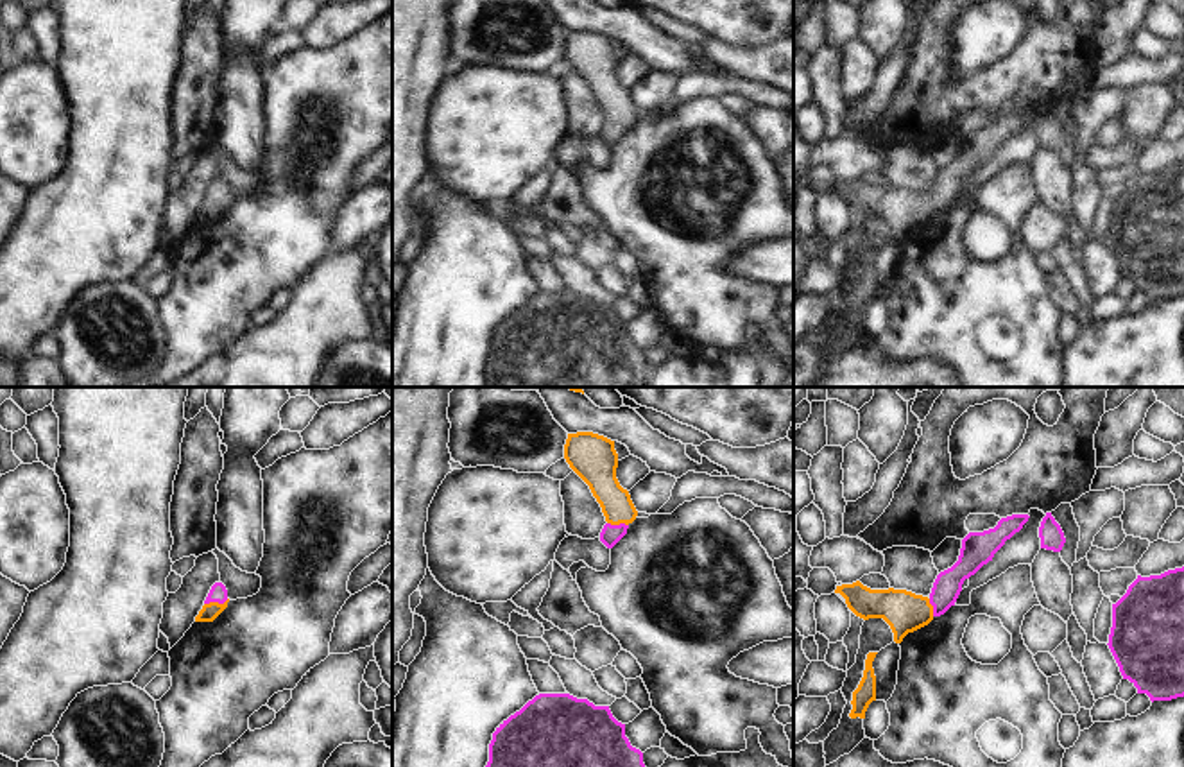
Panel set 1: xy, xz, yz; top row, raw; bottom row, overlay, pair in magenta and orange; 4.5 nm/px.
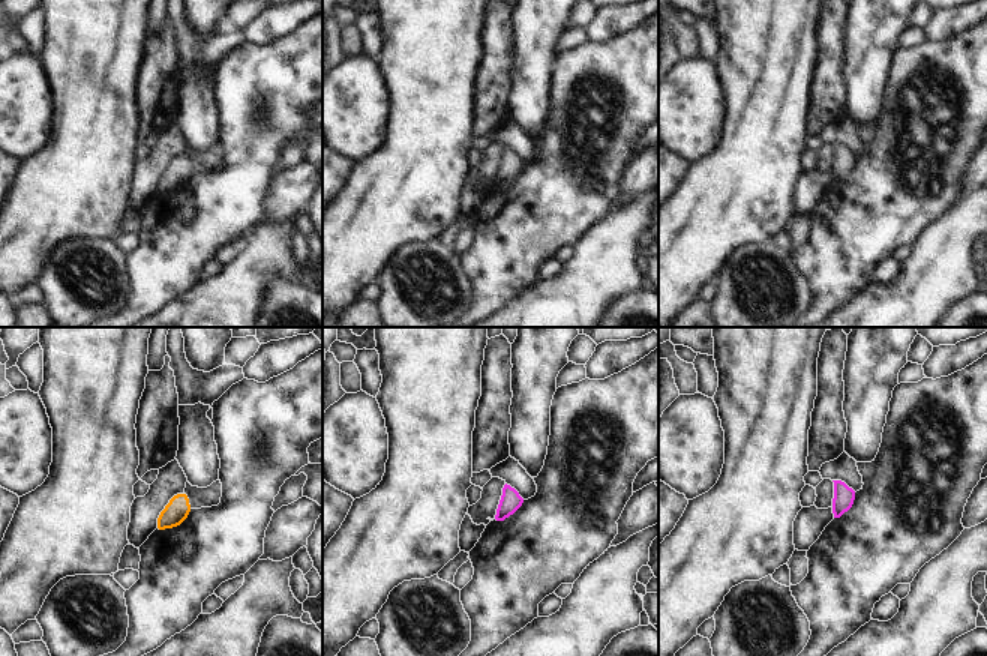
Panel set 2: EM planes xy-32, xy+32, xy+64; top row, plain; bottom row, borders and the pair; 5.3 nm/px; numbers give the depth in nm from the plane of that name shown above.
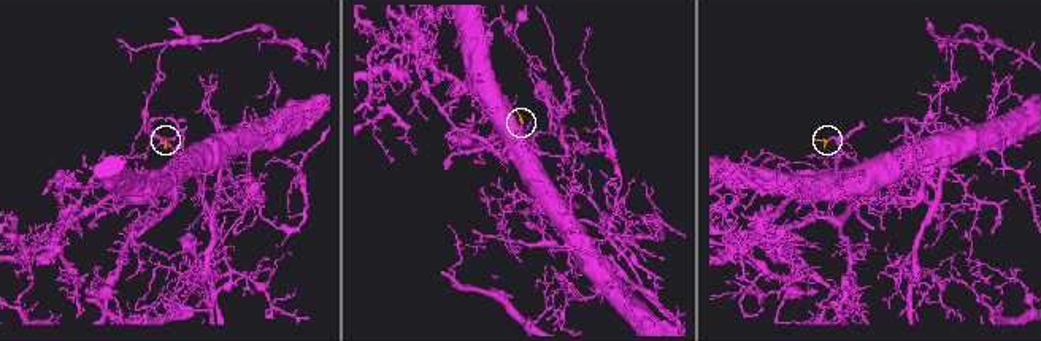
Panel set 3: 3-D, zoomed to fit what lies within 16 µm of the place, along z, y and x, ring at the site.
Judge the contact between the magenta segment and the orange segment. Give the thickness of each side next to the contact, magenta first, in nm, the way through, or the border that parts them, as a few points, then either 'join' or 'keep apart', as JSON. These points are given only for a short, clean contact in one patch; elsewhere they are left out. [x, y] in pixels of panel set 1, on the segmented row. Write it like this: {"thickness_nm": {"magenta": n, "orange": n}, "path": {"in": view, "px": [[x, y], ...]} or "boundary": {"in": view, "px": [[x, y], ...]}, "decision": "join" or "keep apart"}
{"thickness_nm": {"magenta": 80, "orange": 80}, "path": {"in": "xy", "px": [[217, 594], [215, 601], [210, 611]]}, "decision": "join"}

